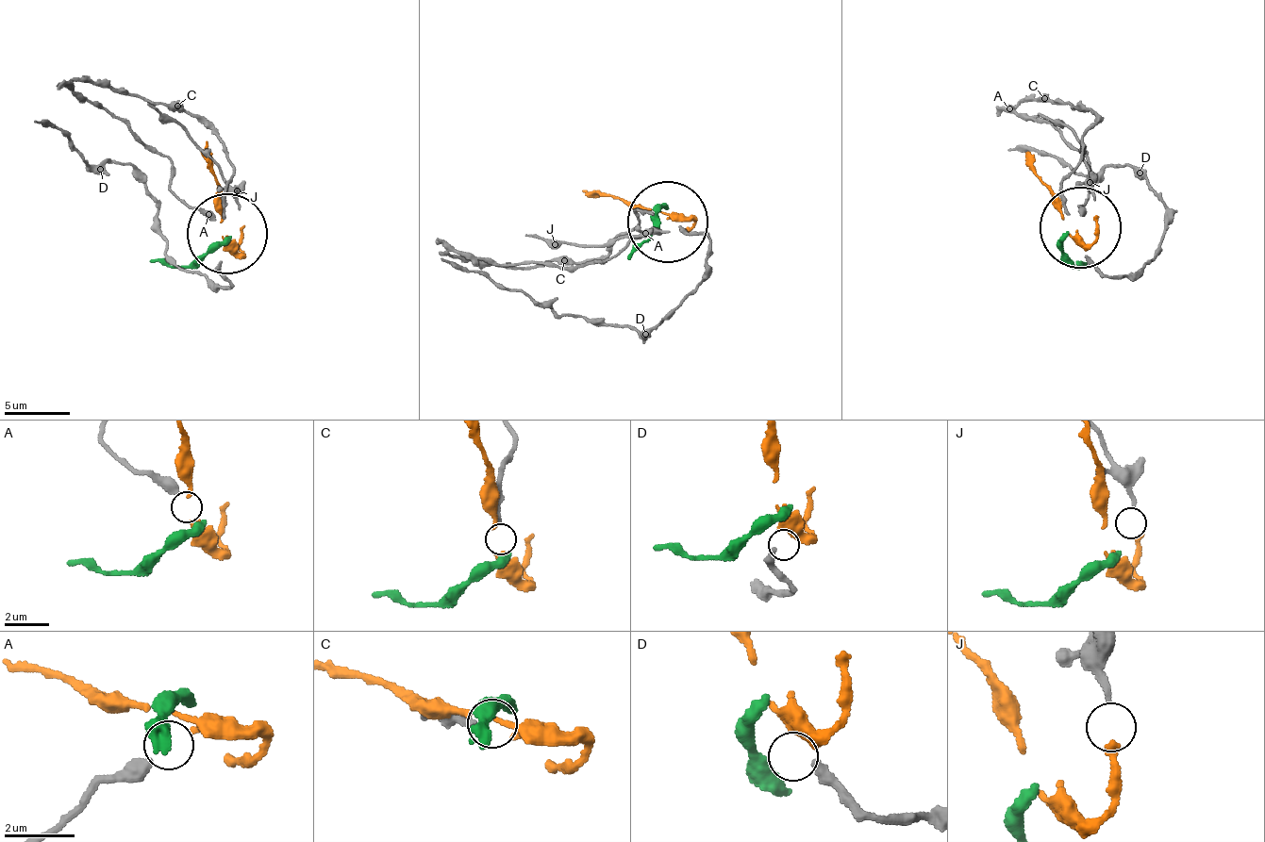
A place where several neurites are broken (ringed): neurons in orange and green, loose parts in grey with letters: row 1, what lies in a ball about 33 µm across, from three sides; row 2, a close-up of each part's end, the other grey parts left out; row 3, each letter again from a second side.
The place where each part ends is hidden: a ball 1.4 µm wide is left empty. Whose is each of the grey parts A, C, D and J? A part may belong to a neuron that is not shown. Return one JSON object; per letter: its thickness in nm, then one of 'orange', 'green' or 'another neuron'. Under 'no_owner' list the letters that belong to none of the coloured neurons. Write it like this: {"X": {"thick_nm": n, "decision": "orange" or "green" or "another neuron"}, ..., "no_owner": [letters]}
{"A": {"thick_nm": 420, "decision": "another neuron"}, "C": {"thick_nm": 200, "decision": "green"}, "D": {"thick_nm": 300, "decision": "another neuron"}, "J": {"thick_nm": 170, "decision": "orange"}, "no_owner": ["A", "D"]}

